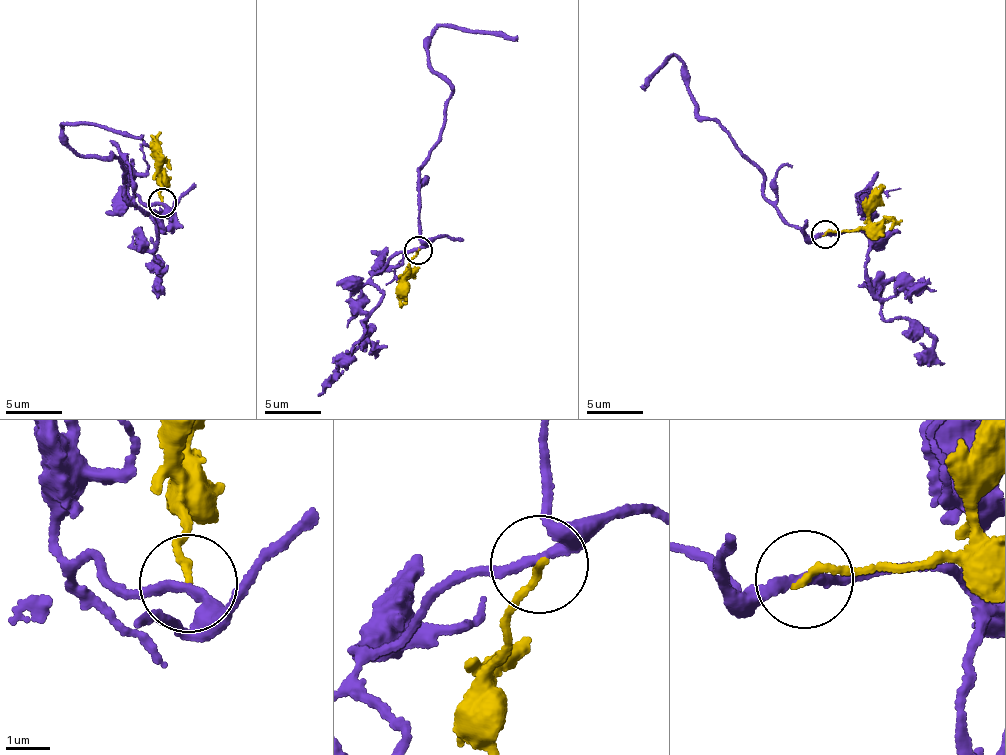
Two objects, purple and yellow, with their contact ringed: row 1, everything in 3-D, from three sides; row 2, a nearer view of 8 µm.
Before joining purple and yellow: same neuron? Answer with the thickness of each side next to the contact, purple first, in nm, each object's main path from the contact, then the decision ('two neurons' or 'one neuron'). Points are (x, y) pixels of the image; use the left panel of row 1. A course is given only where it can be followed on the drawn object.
200/170 nm | purple via (161, 201), (164, 210), (146, 215), (125, 200), (115, 157), (88, 157), (66, 146), (63, 126), (141, 136) | yellow via (161, 201), (164, 187), (159, 178), (160, 132) | one neuron

